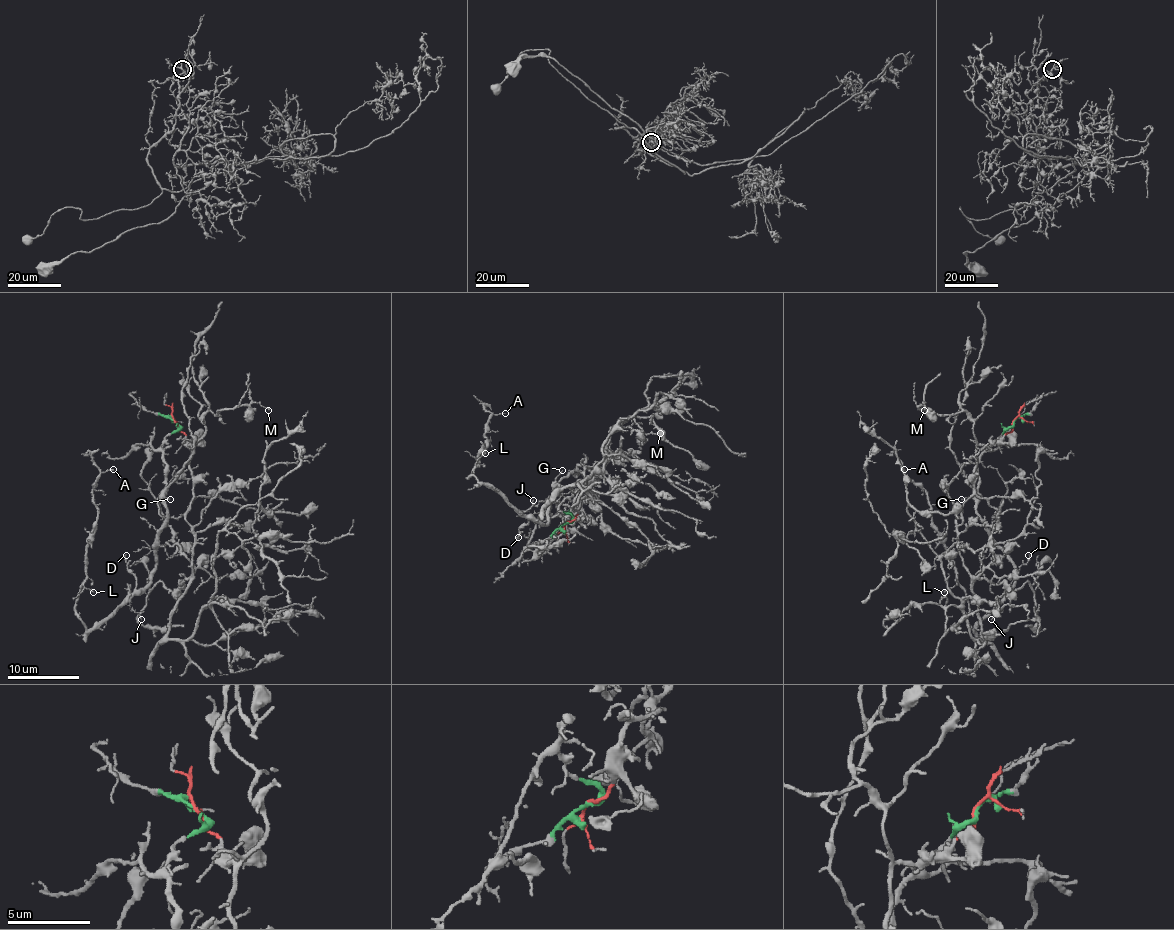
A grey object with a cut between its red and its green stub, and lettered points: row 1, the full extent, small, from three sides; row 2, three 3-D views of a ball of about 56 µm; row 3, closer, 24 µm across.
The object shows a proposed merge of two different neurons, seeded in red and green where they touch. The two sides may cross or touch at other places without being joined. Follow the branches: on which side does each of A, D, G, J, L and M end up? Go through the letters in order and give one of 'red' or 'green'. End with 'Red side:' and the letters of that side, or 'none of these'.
A: green
D: green
G: green
J: green
L: green
M: red
Red side: M

